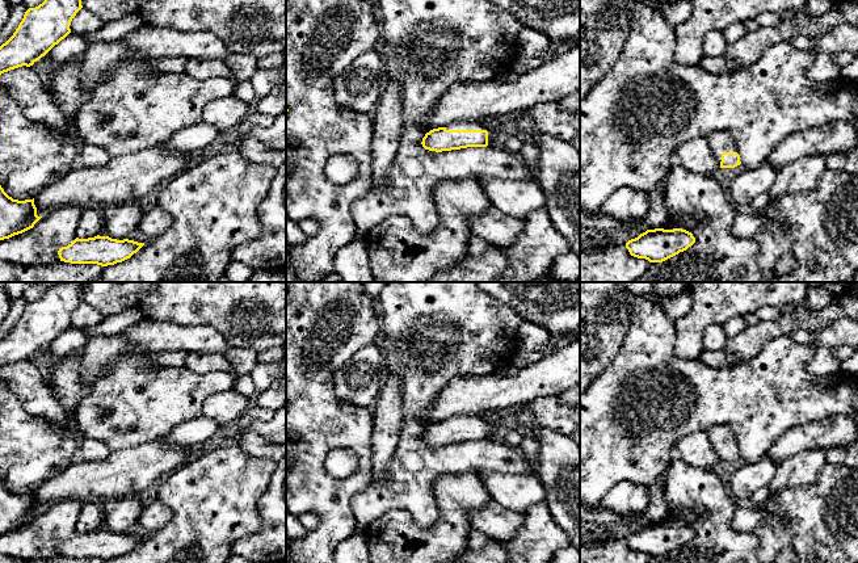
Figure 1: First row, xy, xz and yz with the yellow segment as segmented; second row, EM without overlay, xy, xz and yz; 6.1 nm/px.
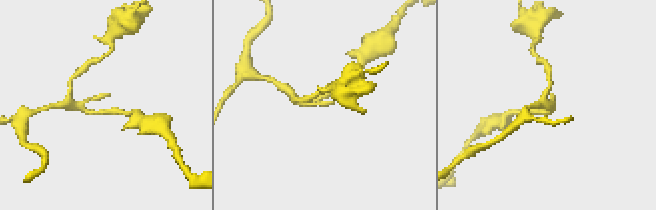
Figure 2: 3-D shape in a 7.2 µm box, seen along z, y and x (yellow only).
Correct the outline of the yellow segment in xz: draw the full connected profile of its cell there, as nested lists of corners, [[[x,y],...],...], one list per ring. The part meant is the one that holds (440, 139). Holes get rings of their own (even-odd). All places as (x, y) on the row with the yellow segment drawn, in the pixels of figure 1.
[[[479,119],[453,122],[445,127],[433,129],[422,138],[422,147],[442,152],[467,147],[500,147],[504,135],[496,135]]]

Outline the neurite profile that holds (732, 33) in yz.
[[[735,22],[727,26],[723,33],[728,43],[735,43],[746,33],[746,30],[744,22]]]

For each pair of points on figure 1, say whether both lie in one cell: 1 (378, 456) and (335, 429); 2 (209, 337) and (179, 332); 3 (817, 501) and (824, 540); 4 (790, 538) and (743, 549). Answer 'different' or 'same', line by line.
1: different
2: same
3: same
4: different

